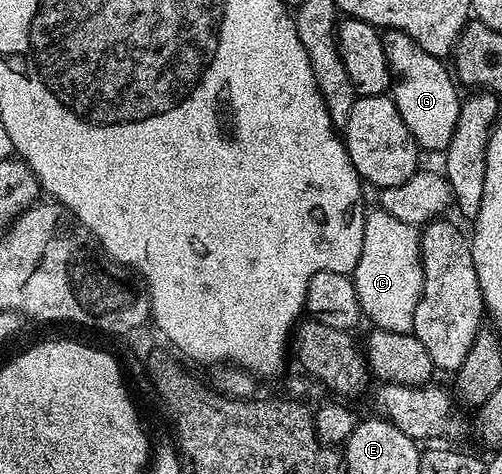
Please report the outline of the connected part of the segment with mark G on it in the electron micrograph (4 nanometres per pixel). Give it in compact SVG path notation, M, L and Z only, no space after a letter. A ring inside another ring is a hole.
M397 29L383 30L382 47L386 51L386 63L392 76L390 96L398 107L398 115L402 115L406 127L410 127L410 135L414 135L421 150L447 150L454 135L454 127L458 123L462 100L462 93L459 93L461 90L449 66L447 69L441 58L430 55L430 51L422 51L422 47L418 47L418 43L410 39L410 35Z

